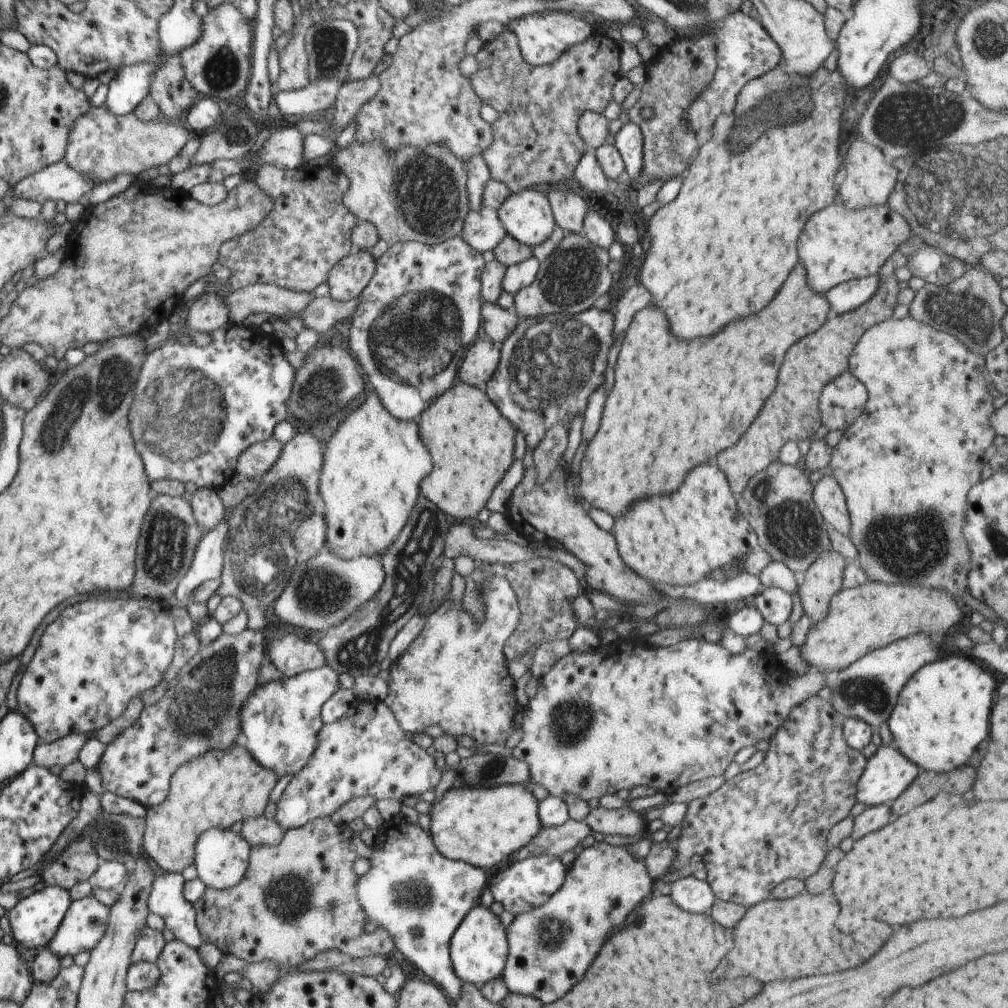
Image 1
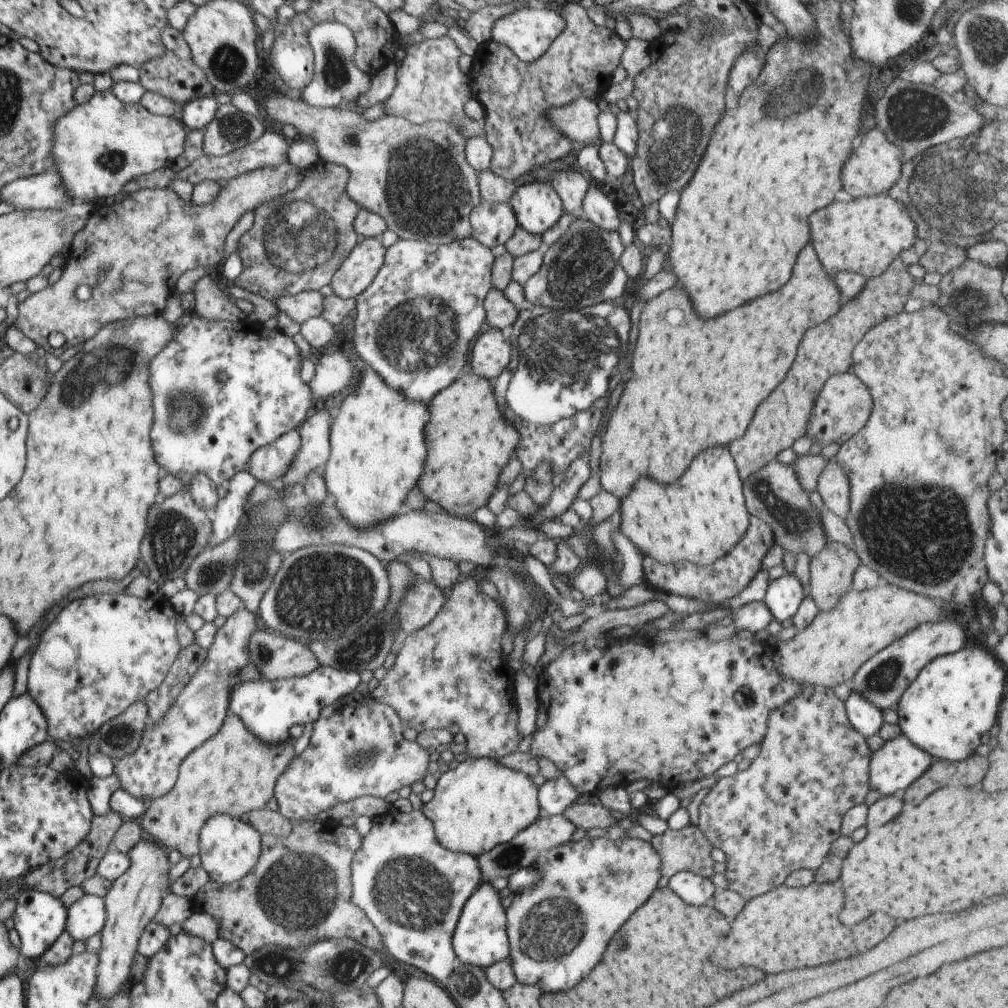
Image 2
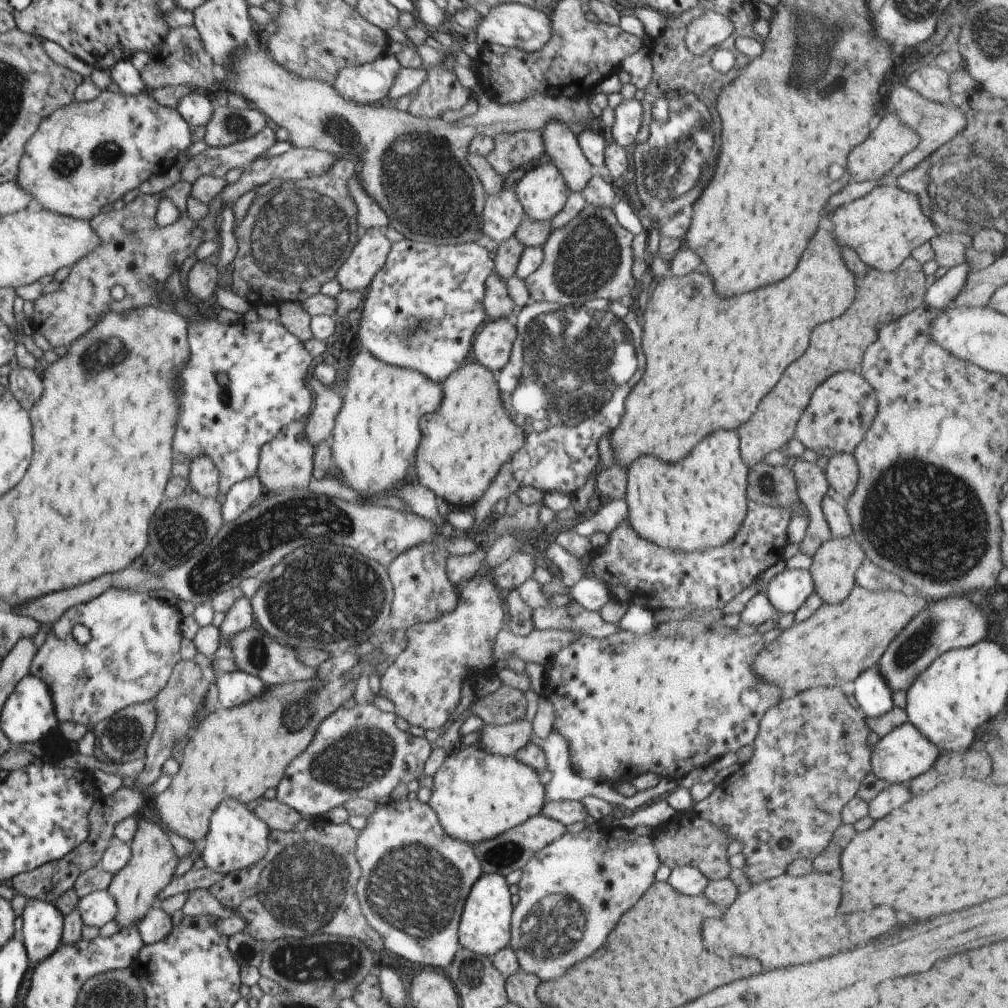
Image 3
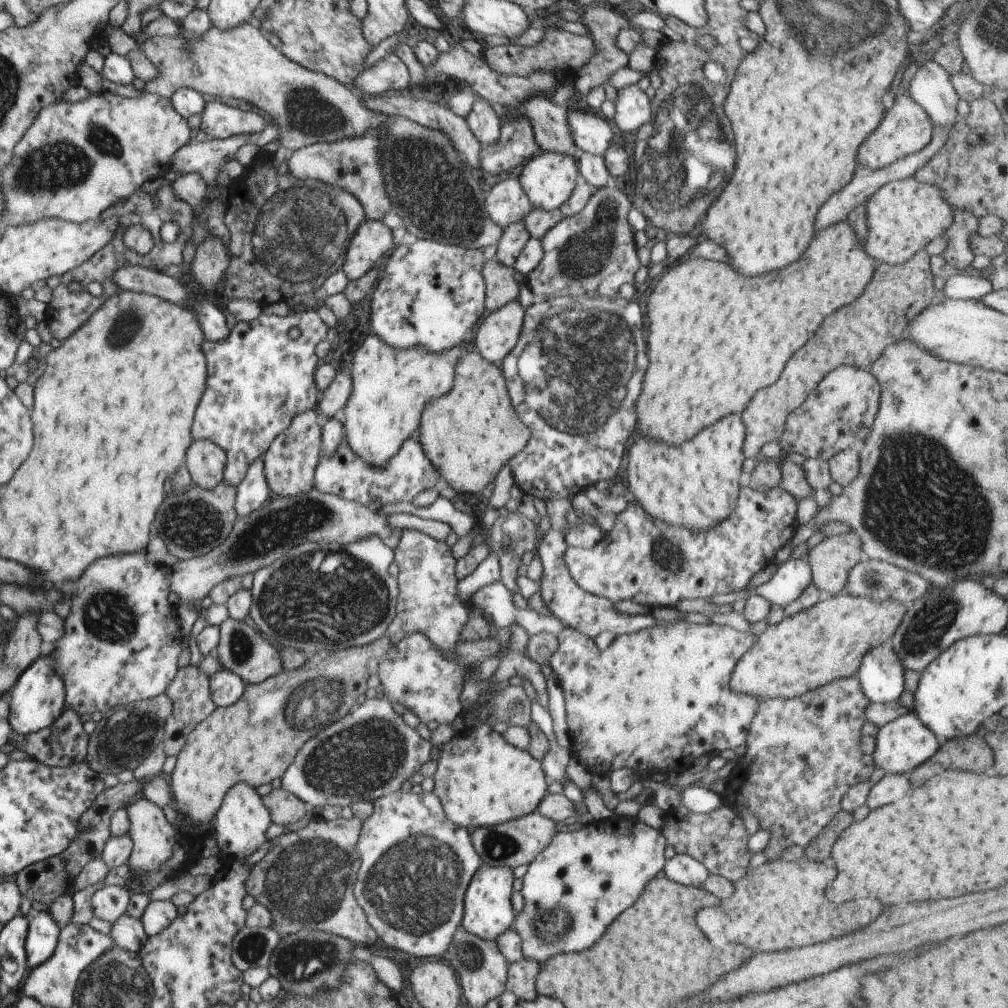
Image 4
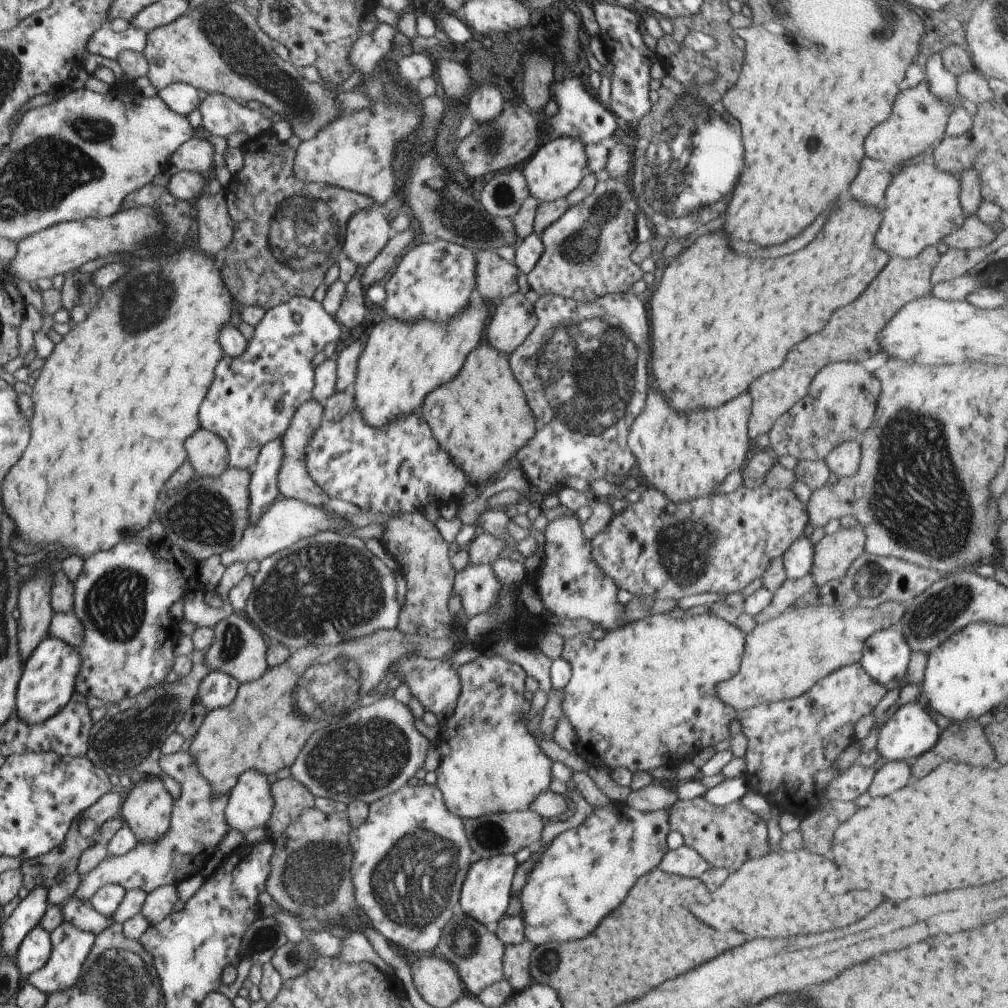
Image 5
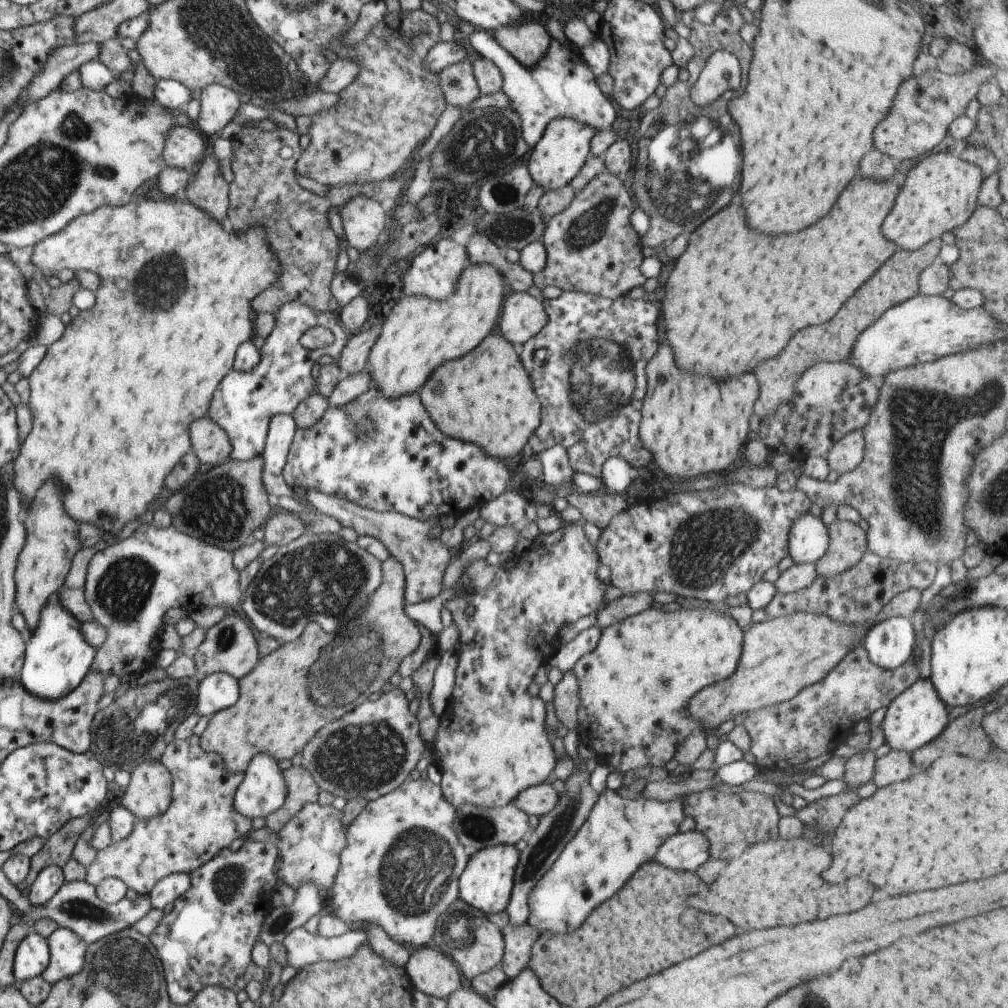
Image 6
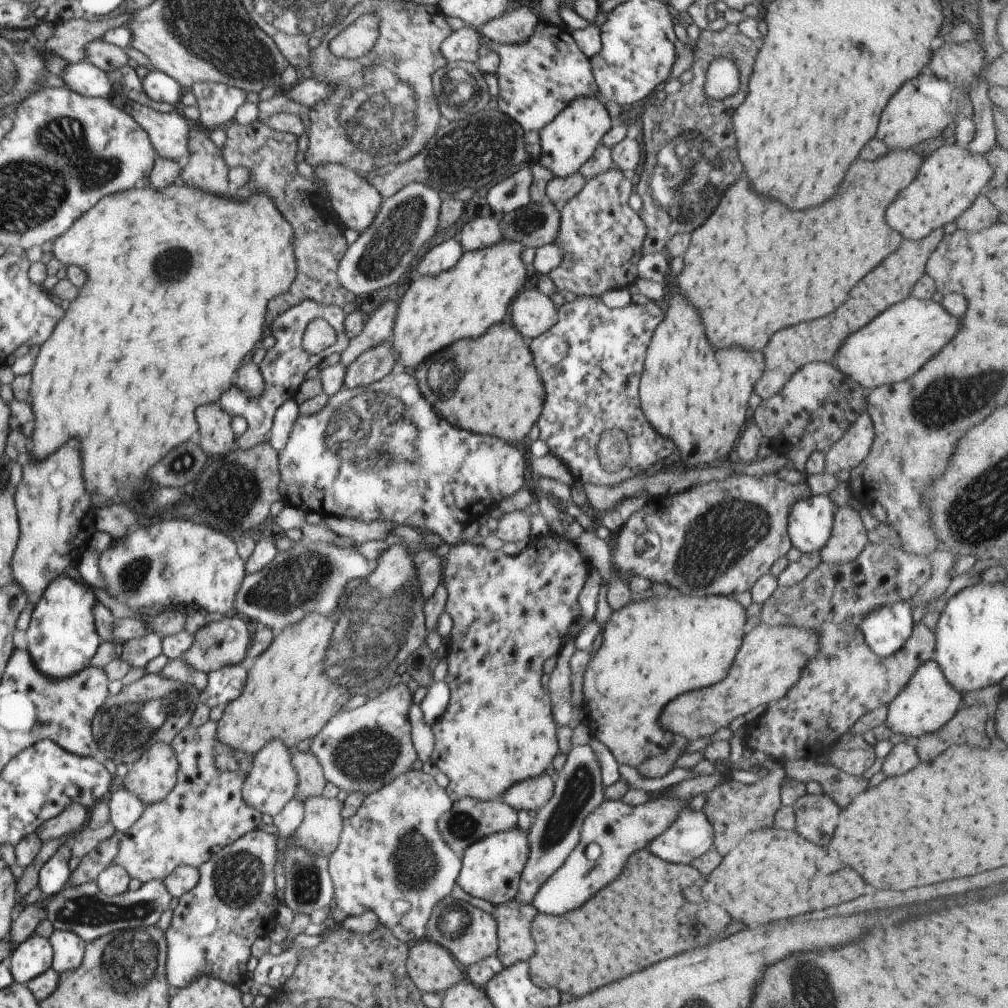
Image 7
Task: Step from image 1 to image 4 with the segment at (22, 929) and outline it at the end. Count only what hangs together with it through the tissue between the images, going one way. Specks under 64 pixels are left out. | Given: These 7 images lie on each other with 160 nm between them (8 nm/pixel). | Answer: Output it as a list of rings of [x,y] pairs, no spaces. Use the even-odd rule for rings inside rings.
[[[48,911],[32,913],[29,920],[25,940],[26,962],[28,967],[36,968],[54,954],[61,928]]]

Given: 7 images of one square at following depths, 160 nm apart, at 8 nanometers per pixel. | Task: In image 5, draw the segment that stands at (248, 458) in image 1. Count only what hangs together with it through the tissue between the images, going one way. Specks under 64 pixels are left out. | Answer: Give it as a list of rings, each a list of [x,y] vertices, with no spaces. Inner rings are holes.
[[[312,398],[308,402],[299,406],[286,429],[282,438],[284,445],[284,458],[278,475],[278,488],[281,498],[298,499],[299,501],[322,507],[330,500],[327,494],[312,480],[303,461],[305,446],[310,442],[314,431],[320,426],[325,415],[323,405],[316,399]]]

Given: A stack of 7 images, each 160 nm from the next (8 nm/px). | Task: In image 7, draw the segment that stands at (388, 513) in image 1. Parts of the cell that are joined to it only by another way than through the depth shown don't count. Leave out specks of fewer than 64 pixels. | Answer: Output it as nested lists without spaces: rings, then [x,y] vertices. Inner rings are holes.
[[[503,238],[496,244],[478,250],[465,250],[450,270],[434,276],[421,276],[412,282],[399,302],[393,326],[392,342],[399,356],[398,363],[411,372],[423,360],[450,346],[452,342],[482,336],[493,324],[502,322],[508,314],[508,306],[511,306],[520,291],[530,285],[533,277],[531,267],[522,261],[522,251],[525,249],[520,241]]]

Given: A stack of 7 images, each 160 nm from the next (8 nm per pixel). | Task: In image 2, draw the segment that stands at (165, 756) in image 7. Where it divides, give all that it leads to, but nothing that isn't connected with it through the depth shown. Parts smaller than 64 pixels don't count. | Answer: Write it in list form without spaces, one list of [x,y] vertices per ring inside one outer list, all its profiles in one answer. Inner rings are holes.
[[[140,840],[128,854],[130,868],[120,878],[111,882],[112,886],[105,901],[106,921],[100,932],[101,946],[96,966],[96,984],[93,993],[98,1000],[110,1000],[124,992],[124,982],[130,979],[130,970],[137,954],[140,936],[154,919],[156,912],[168,890],[169,862],[168,851],[154,841]]]

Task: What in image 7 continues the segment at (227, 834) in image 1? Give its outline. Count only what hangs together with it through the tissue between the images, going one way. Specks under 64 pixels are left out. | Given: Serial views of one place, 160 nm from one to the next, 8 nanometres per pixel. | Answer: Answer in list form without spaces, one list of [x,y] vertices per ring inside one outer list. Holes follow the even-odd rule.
[[[272,739],[264,745],[253,758],[251,771],[243,782],[243,799],[261,813],[276,816],[286,803],[295,796],[298,773],[293,765],[292,755],[280,739]]]

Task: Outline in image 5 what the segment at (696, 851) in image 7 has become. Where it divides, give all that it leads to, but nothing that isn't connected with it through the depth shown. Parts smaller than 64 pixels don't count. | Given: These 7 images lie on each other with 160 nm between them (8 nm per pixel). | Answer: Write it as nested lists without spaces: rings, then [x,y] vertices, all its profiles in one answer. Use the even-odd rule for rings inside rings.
[[[683,843],[675,850],[668,850],[662,857],[659,867],[667,873],[700,878],[701,874],[710,868],[710,864],[694,847]]]

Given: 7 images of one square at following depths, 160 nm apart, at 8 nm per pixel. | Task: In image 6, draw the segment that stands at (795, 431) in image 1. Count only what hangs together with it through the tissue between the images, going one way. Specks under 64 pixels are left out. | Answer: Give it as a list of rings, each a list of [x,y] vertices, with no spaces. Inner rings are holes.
[[[938,237],[918,250],[908,252],[898,249],[890,260],[886,260],[886,264],[882,264],[876,270],[876,274],[870,280],[866,280],[866,284],[862,284],[862,288],[858,288],[858,292],[840,308],[840,312],[832,320],[820,326],[798,330],[788,342],[788,346],[776,358],[762,362],[754,370],[760,382],[760,394],[753,412],[760,417],[760,420],[767,418],[772,411],[793,397],[795,384],[807,368],[821,362],[836,362],[847,358],[851,354],[856,338],[862,334],[862,330],[866,330],[889,308],[918,295],[920,293],[919,276],[924,268],[936,260],[942,246],[943,243]]]

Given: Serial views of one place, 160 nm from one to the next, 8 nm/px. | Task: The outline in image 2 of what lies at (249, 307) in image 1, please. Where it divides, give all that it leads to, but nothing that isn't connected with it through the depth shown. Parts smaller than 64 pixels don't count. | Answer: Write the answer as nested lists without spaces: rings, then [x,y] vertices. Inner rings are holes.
[[[303,291],[296,296],[278,296],[272,300],[280,312],[302,325],[313,317],[321,317],[324,310],[323,296],[319,291]]]

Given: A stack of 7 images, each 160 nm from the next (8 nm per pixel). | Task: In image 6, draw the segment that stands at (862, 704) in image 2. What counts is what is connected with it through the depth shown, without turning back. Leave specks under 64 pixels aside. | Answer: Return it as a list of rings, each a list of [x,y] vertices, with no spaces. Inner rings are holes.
[[[901,616],[872,622],[862,641],[868,658],[877,667],[892,670],[911,657],[916,645],[910,619]]]

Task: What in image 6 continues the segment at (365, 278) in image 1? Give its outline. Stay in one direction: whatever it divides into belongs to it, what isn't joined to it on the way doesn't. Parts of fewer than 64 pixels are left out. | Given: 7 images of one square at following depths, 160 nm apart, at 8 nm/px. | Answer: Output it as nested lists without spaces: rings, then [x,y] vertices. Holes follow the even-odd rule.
[[[354,195],[351,202],[346,201],[339,214],[347,242],[360,253],[378,242],[388,218],[380,202],[364,195]]]

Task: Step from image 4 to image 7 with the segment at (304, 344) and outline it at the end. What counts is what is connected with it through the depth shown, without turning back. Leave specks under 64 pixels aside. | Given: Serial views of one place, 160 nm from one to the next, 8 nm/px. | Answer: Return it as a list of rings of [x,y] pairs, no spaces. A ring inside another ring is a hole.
[[[303,300],[300,304],[285,309],[282,313],[274,316],[269,321],[268,331],[276,339],[274,346],[266,351],[266,355],[259,365],[261,375],[265,382],[265,390],[257,399],[253,399],[236,385],[230,387],[220,397],[220,406],[223,411],[229,412],[231,416],[242,416],[247,422],[246,431],[241,437],[236,439],[236,447],[240,449],[249,449],[253,446],[266,443],[269,438],[269,432],[272,428],[273,418],[276,410],[284,404],[285,400],[291,399],[298,392],[301,384],[306,380],[306,372],[320,364],[329,355],[334,352],[341,353],[349,343],[345,335],[344,323],[349,314],[349,309],[336,305],[324,305],[313,300]],[[314,319],[326,319],[336,330],[337,340],[331,346],[319,352],[310,354],[304,350],[302,339],[304,331],[310,322]]]

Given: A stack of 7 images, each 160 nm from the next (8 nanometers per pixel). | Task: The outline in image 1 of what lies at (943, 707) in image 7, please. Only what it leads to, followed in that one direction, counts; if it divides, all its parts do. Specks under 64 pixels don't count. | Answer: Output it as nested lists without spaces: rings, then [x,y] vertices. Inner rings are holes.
[[[880,745],[877,751],[867,760],[865,769],[857,784],[857,802],[866,806],[886,804],[896,800],[913,783],[919,775],[920,768],[906,758],[895,745]]]

